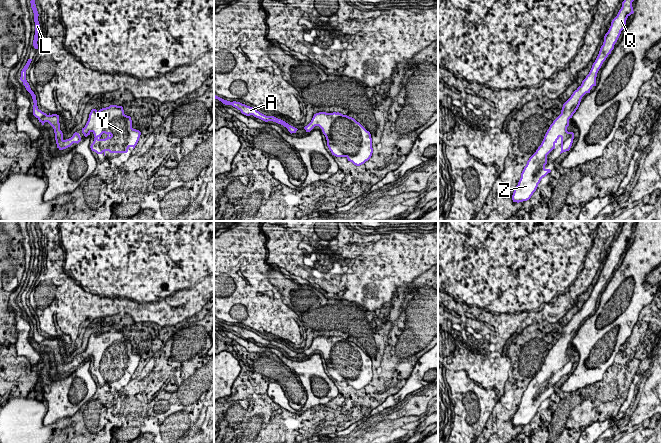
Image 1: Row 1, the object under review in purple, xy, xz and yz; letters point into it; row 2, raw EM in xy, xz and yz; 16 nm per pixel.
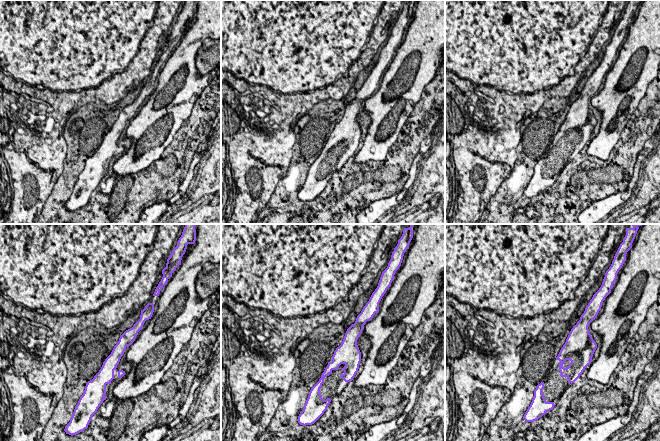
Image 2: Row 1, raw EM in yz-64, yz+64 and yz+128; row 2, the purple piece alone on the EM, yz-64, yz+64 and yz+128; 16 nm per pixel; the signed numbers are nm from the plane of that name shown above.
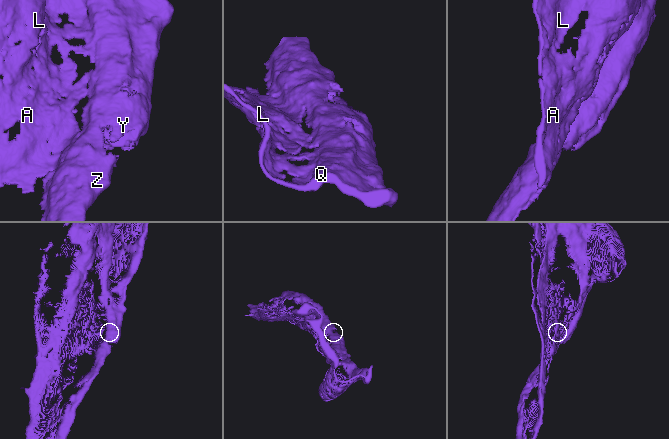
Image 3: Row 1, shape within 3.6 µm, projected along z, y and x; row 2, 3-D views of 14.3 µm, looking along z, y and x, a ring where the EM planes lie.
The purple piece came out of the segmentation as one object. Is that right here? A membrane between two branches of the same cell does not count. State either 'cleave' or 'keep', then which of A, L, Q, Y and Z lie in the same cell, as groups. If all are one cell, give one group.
keep; A L Q Y Z

